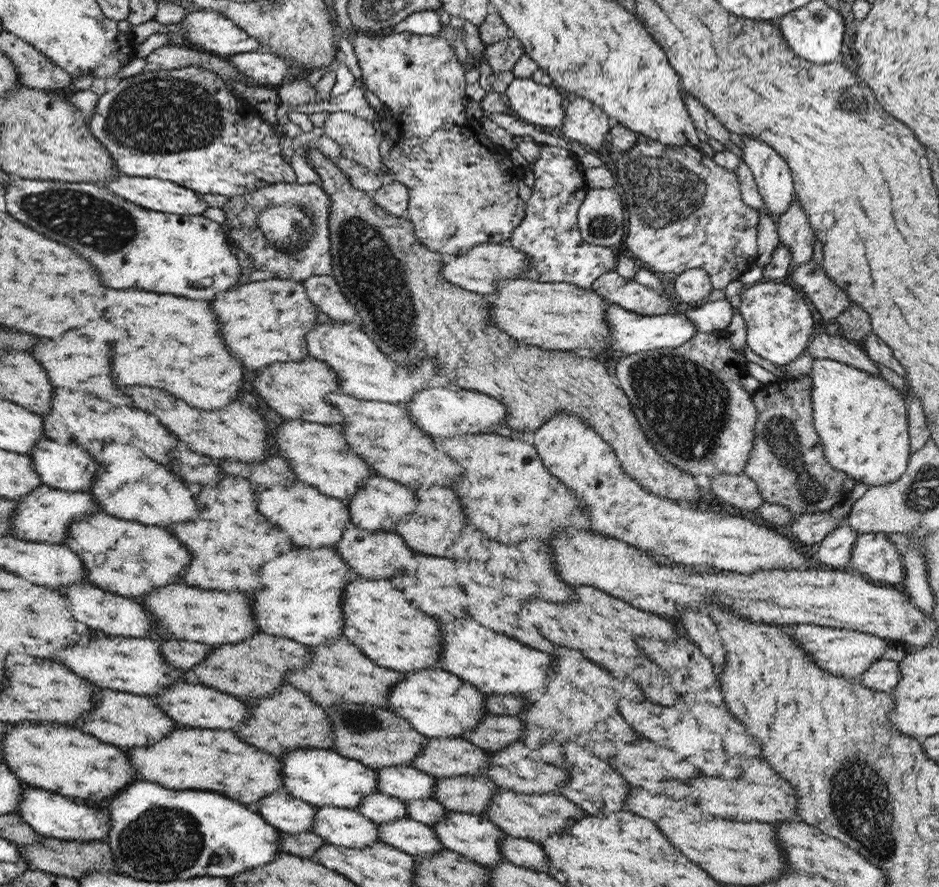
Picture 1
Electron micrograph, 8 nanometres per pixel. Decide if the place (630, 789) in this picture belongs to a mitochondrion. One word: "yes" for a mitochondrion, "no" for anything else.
no

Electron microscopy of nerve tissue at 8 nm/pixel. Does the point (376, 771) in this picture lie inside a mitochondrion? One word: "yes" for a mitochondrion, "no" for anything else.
no

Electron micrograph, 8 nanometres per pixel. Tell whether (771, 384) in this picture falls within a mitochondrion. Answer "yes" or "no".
no

